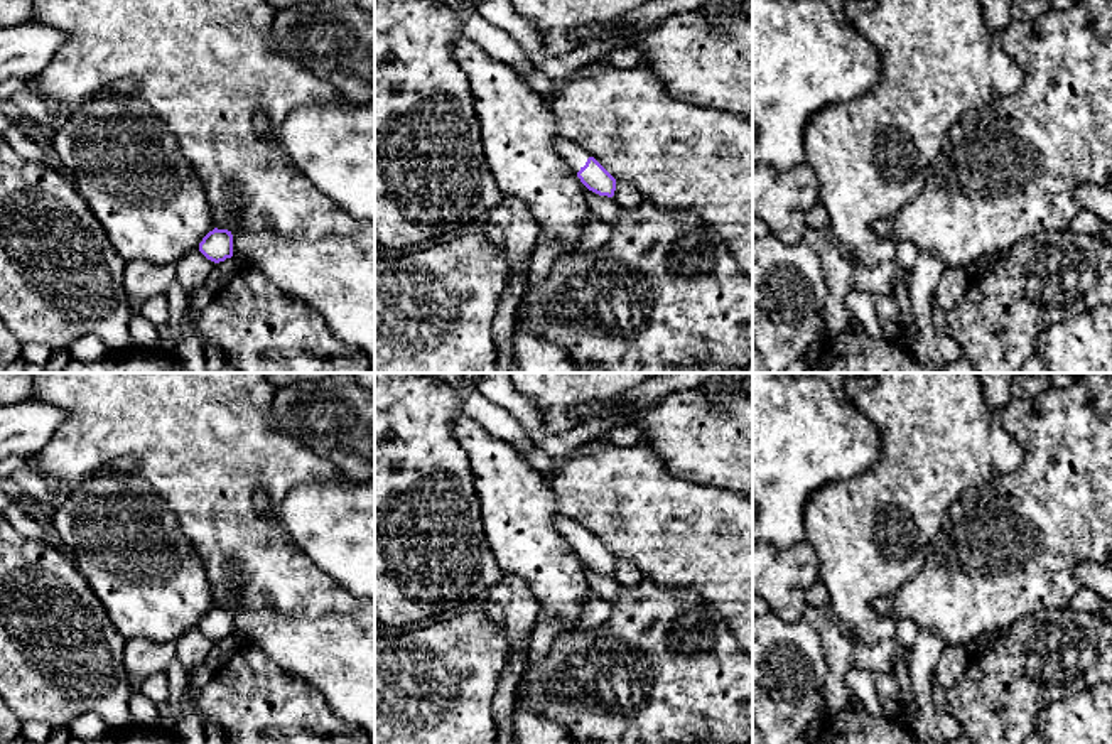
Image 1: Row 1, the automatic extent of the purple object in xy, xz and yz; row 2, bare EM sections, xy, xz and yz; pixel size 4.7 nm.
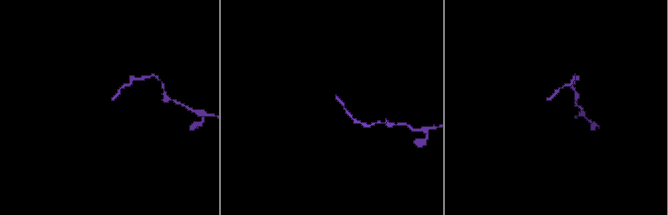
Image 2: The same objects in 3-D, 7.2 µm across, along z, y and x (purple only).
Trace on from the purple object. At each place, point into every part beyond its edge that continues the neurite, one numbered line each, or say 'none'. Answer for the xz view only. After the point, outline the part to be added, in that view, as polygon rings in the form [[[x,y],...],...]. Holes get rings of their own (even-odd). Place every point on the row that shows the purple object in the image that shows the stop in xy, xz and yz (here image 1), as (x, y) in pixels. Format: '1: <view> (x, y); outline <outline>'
1: xz (576, 157); outline [[[562,137],[557,142],[557,150],[569,162],[575,174],[586,165],[589,159],[589,155],[577,143]]]

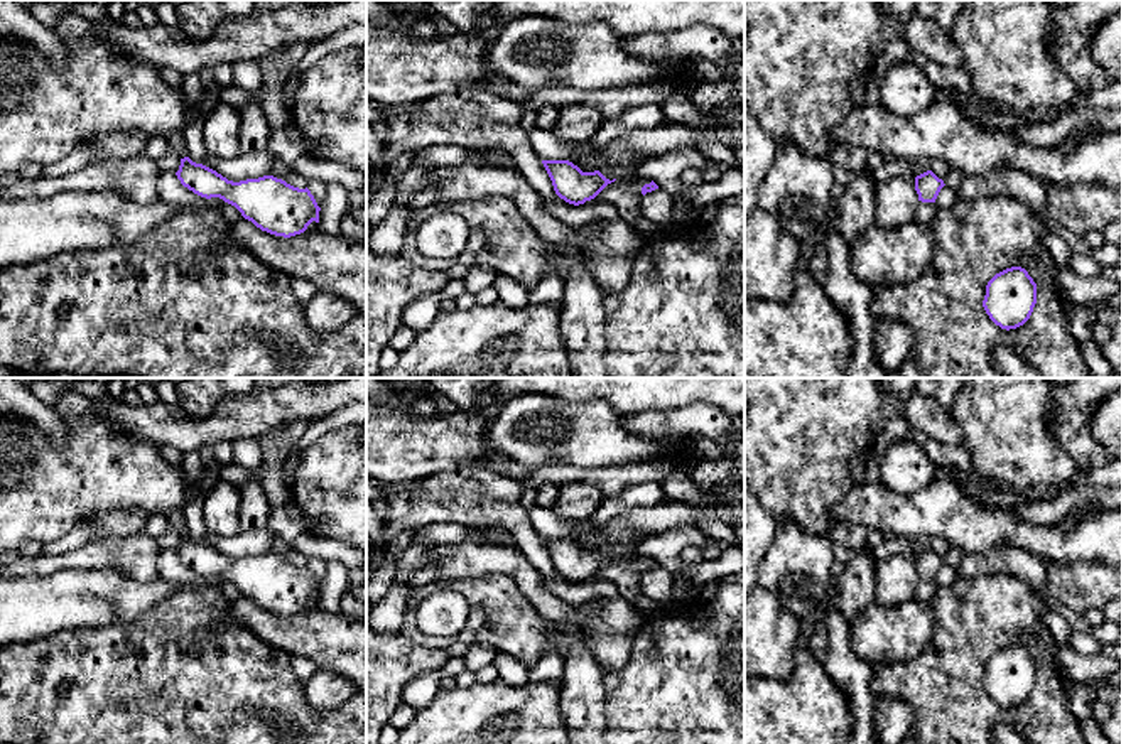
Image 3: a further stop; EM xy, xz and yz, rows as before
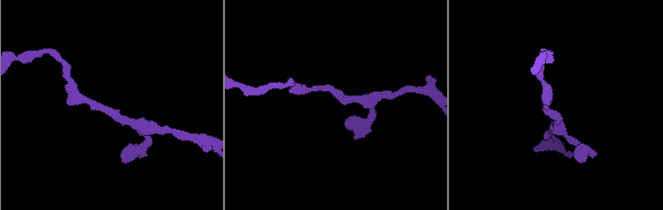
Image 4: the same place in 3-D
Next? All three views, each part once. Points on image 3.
none

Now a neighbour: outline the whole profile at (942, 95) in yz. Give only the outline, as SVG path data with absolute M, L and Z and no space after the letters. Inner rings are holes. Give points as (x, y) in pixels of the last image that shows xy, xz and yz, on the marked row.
M937 89L935 101L945 101L954 105L967 120L971 120L974 125L979 125L983 128L998 128L986 121L983 121L979 116L976 116L971 110L967 110L961 101L957 101L947 89Z

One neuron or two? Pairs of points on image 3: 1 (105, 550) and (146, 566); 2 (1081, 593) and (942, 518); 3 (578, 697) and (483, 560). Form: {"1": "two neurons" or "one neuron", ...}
{"1": "one neuron", "2": "two neurons", "3": "two neurons"}

